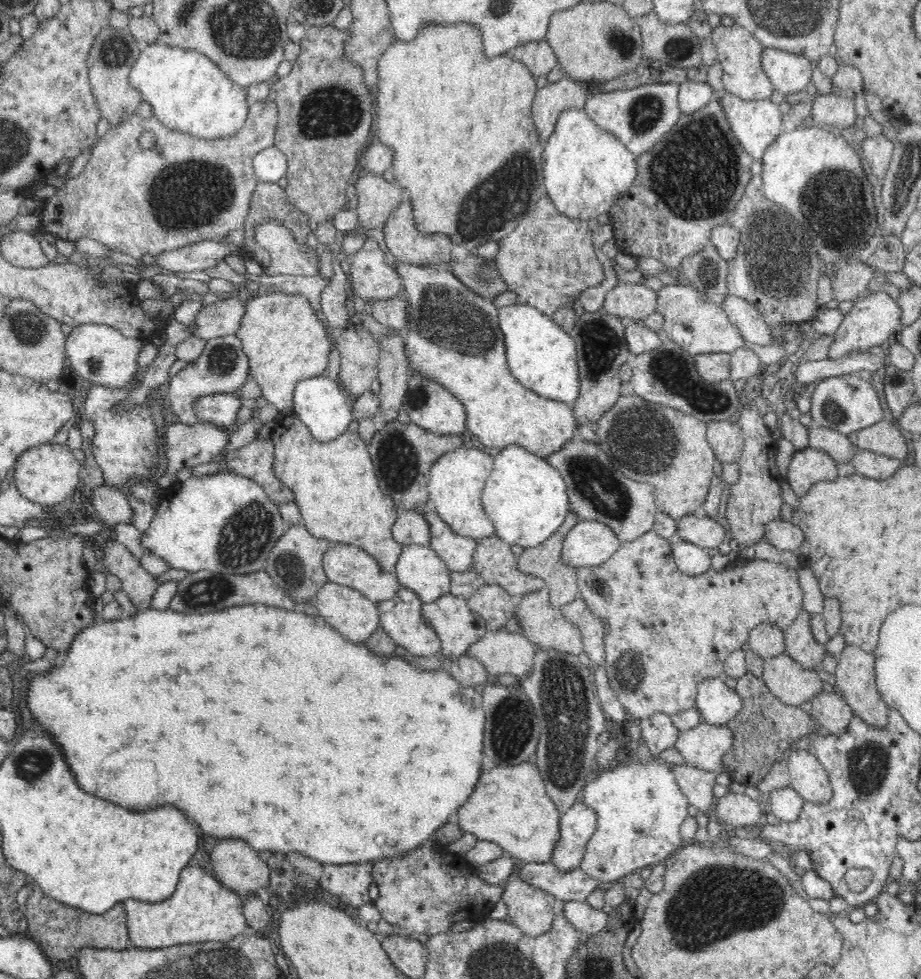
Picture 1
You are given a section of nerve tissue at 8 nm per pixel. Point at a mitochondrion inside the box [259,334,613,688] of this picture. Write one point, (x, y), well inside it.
(398, 462)

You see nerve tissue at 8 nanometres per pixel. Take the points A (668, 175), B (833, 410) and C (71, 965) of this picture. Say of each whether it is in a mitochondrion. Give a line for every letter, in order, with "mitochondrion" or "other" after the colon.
A: mitochondrion
B: mitochondrion
C: other

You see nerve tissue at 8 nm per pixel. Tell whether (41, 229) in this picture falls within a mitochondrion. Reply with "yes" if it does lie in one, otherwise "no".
no

